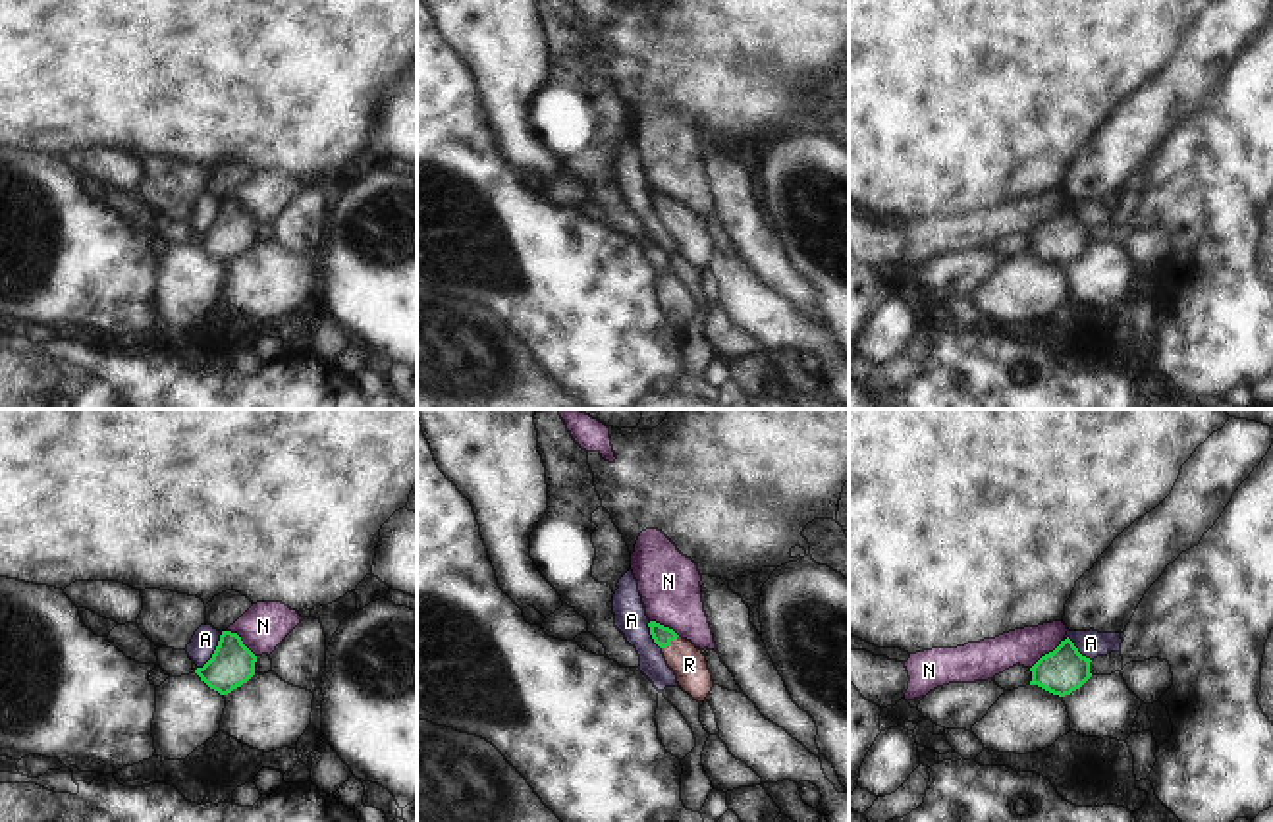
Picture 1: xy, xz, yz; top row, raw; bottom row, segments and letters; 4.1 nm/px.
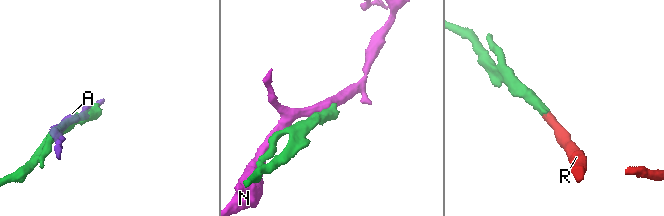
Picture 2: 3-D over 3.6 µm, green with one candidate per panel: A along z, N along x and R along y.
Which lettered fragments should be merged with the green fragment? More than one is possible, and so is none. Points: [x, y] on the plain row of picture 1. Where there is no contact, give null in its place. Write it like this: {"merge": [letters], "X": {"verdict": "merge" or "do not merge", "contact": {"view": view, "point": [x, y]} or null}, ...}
{"merge": ["R"], "A": {"verdict": "do not merge", "contact": {"view": "xy", "point": [215, 220]}}, "N": {"verdict": "do not merge", "contact": {"view": "xy", "point": [242, 209]}}, "R": {"verdict": "merge", "contact": {"view": "xz", "point": [670, 211]}}}

